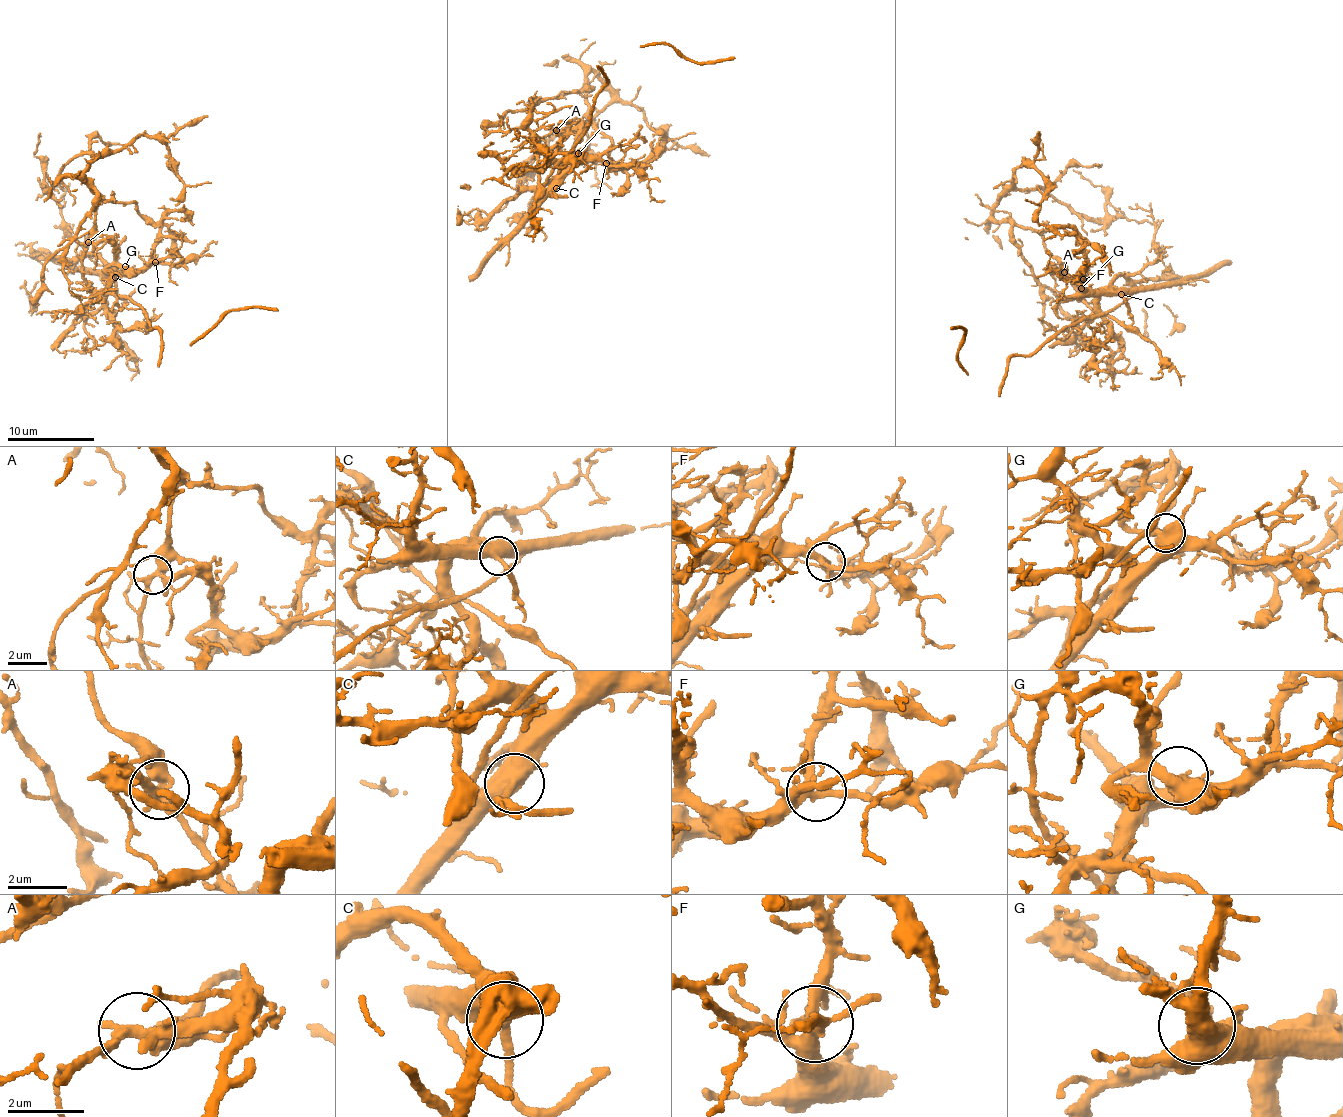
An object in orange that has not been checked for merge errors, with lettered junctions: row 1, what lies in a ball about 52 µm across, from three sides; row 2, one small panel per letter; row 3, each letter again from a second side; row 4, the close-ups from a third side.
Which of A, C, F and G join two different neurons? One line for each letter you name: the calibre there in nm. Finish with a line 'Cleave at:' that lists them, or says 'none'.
A: 320 nm
Cleave at: A

